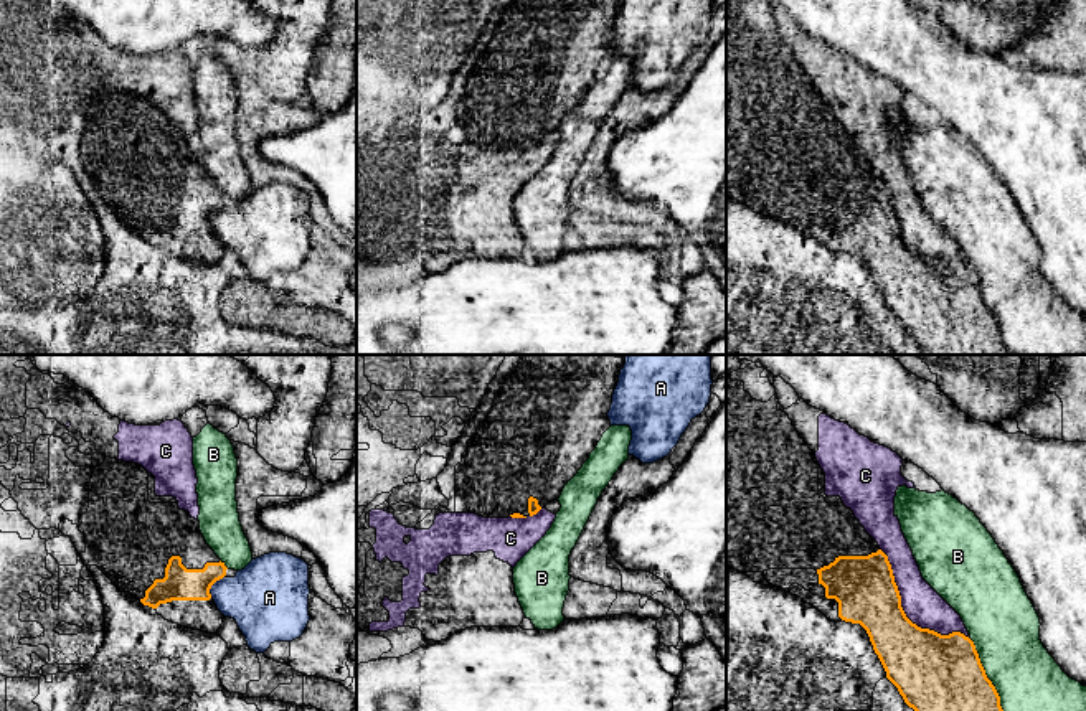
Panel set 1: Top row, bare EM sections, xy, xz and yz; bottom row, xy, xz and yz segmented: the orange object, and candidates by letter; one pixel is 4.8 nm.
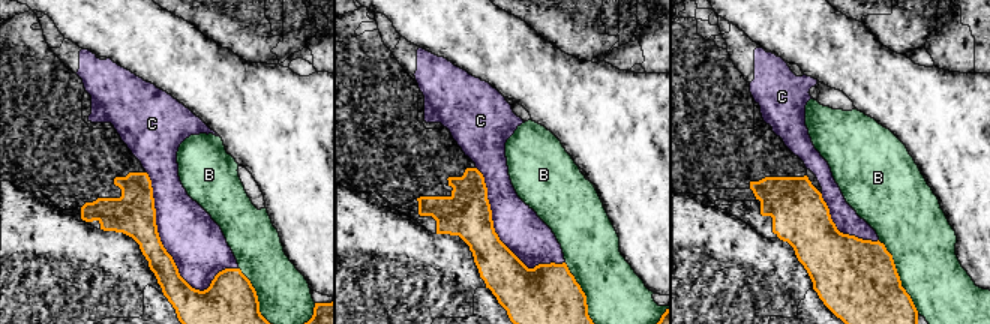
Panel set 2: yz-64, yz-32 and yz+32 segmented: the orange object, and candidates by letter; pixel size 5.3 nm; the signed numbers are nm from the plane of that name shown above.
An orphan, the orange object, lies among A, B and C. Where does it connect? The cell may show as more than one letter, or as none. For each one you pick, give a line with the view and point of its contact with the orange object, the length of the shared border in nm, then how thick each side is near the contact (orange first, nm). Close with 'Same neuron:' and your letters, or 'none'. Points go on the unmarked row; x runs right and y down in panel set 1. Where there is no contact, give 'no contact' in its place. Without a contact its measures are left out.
Same neuron: none

